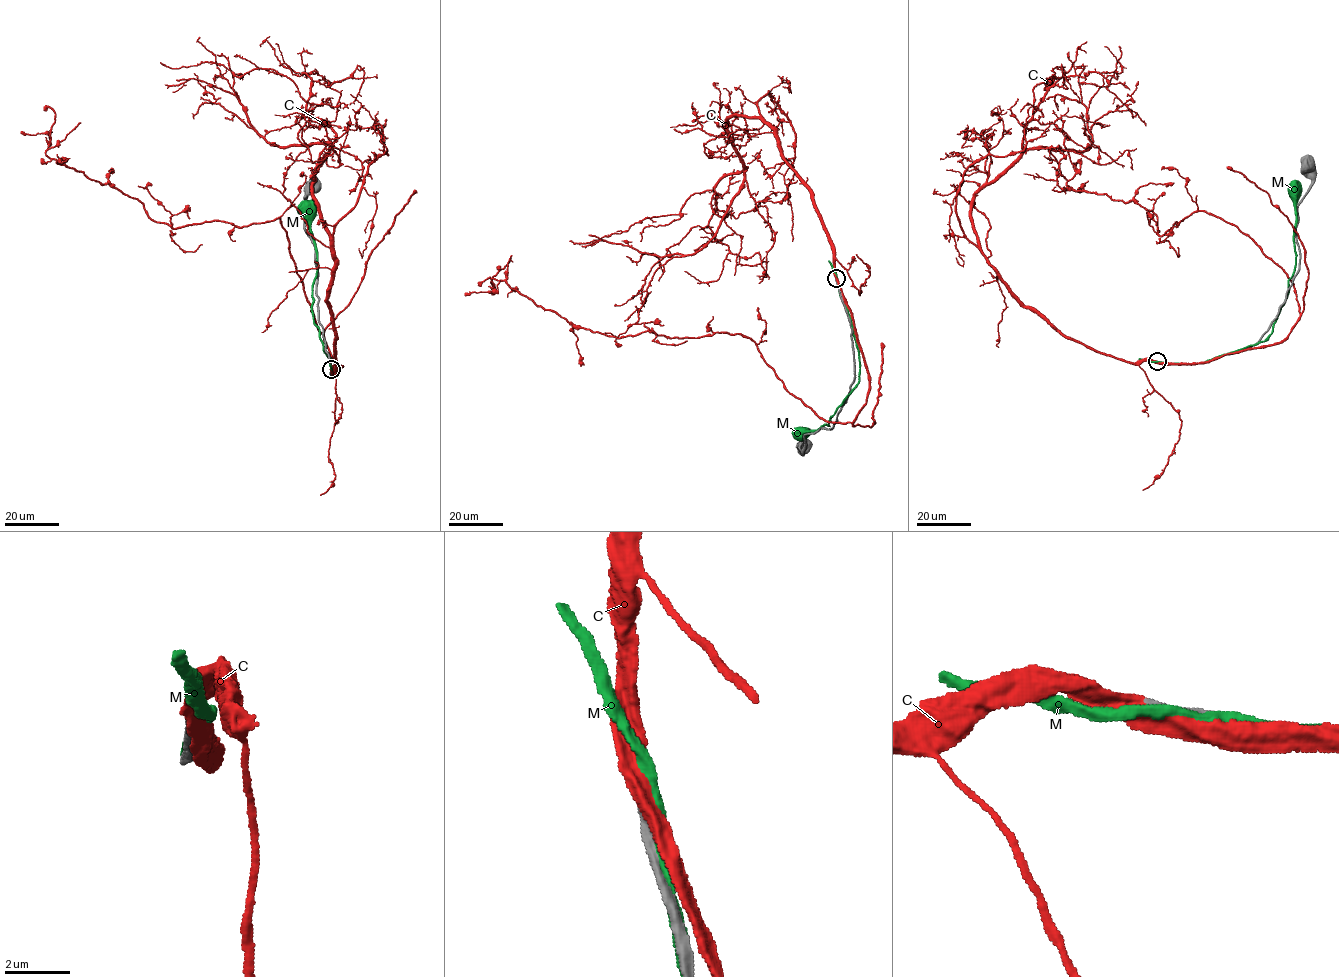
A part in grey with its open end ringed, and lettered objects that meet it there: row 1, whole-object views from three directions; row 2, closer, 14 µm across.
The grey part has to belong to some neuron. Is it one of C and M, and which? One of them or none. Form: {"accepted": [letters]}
{"accepted": ["C"]}

